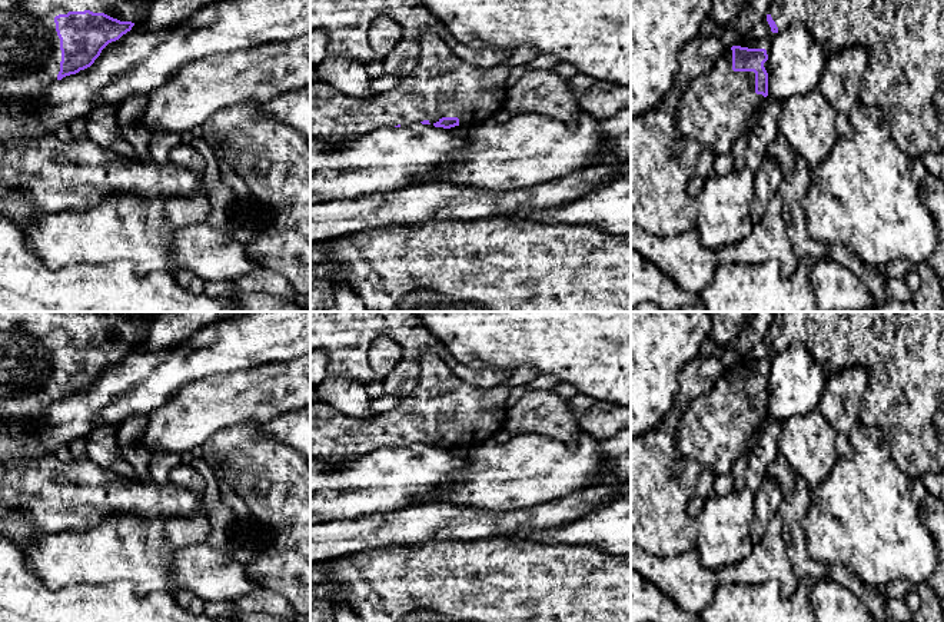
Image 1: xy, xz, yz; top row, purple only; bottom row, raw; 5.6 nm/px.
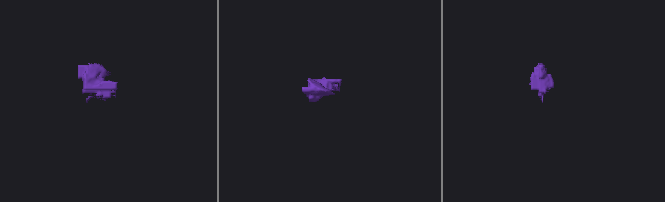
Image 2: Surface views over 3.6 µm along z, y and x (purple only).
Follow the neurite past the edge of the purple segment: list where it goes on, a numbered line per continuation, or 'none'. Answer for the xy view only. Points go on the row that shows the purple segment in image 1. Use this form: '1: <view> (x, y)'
1: xy (30, 55)

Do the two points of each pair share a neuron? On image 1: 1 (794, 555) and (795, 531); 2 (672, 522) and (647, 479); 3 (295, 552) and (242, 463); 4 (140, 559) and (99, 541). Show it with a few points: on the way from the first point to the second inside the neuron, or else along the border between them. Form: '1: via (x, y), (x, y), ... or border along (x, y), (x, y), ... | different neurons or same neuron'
1: via (795, 549), (795, 536) | same neuron
2: via (662, 512), (647, 496), (647, 489) | same neuron
3: via (295, 531), (295, 516), (263, 485) | same neuron
4: via (130, 549), (128, 546), (109, 546) | same neuron

